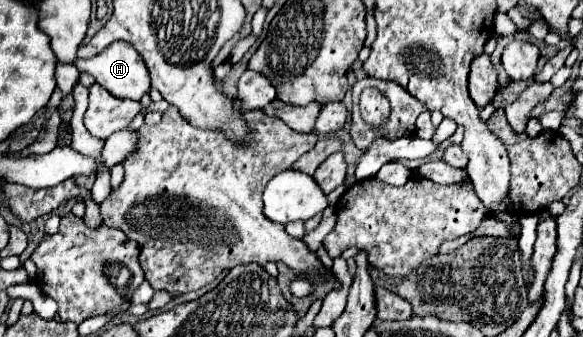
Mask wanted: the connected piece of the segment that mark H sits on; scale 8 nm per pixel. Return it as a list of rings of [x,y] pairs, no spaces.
[[[112,43],[100,55],[96,55],[92,59],[78,59],[74,65],[78,67],[78,71],[86,71],[86,73],[94,75],[94,79],[114,97],[140,101],[142,95],[146,95],[150,91],[150,75],[148,75],[146,65],[144,65],[142,57],[138,55],[138,51],[134,51],[126,43]]]

